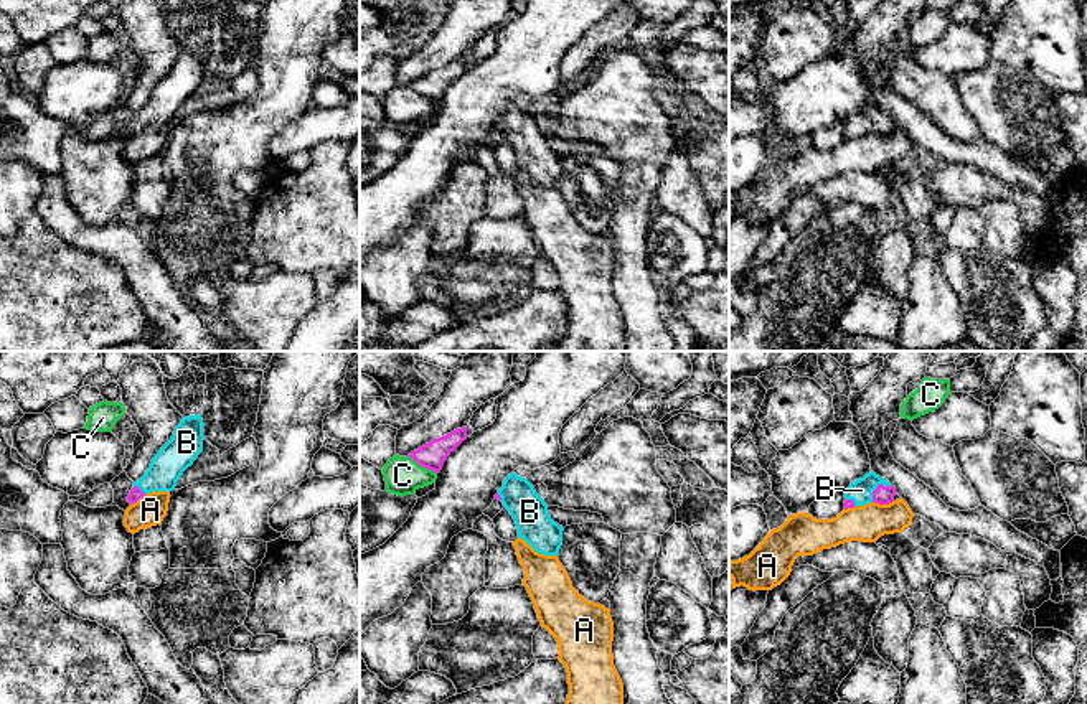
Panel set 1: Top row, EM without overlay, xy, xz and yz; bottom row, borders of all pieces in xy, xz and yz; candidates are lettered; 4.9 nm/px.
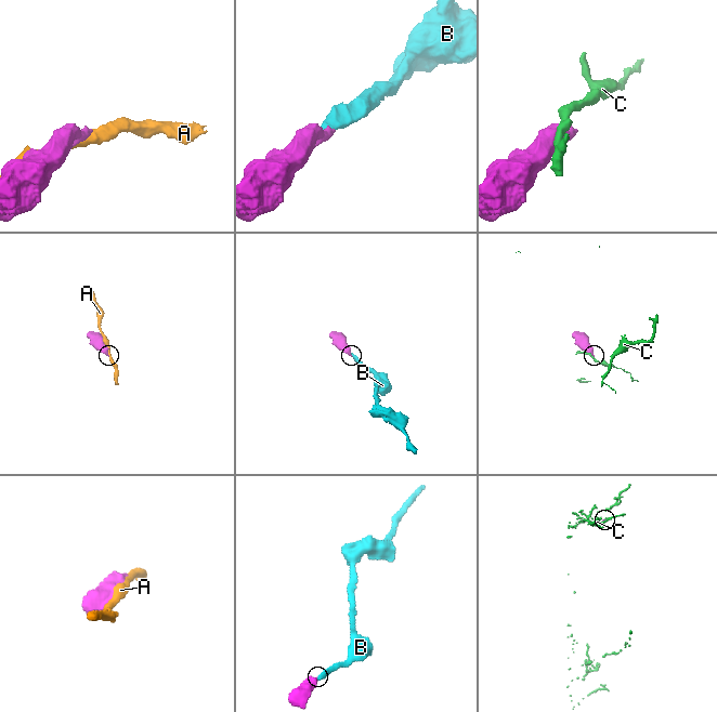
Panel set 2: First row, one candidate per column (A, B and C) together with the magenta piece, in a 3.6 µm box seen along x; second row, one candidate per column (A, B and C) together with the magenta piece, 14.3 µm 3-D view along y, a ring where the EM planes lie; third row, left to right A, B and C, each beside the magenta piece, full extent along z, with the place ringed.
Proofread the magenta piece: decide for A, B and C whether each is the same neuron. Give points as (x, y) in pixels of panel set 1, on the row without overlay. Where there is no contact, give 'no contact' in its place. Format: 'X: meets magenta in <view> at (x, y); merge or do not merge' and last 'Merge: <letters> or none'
A: meets magenta in yz at (883, 134); do not merge
B: meets magenta in yz at (876, 119); merge
C: meets magenta in xz at (423, 96); do not merge
Merge: B

